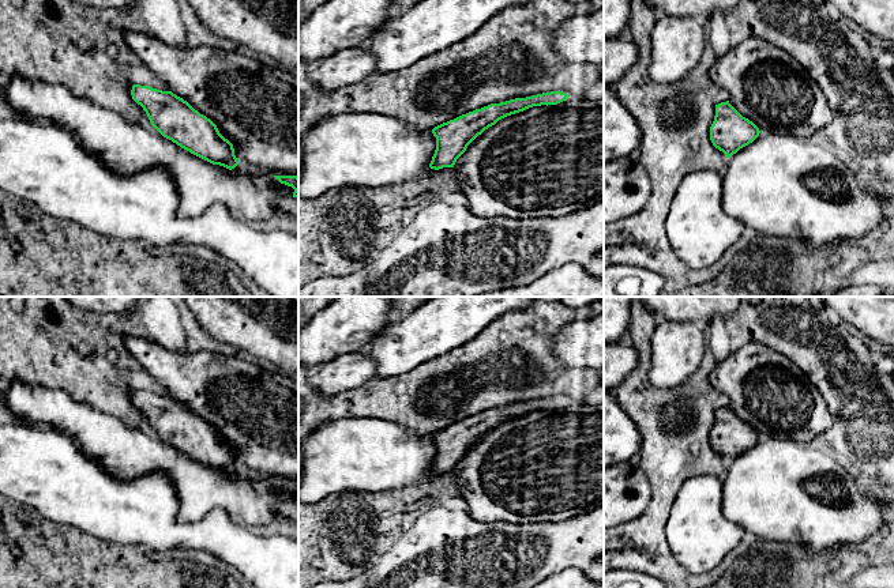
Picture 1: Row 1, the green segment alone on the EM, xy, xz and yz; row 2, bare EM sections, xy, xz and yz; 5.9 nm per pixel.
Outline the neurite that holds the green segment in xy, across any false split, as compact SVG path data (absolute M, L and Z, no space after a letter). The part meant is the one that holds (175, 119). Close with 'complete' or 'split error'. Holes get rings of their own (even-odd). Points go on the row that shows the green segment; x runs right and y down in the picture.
M140 84L132 86L131 95L143 108L151 125L164 137L213 165L219 165L229 170L238 165L233 144L219 133L217 125L210 118L200 114L183 98L172 91L162 91Z; complete

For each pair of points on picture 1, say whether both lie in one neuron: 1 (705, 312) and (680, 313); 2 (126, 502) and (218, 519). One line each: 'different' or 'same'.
1: same
2: same

